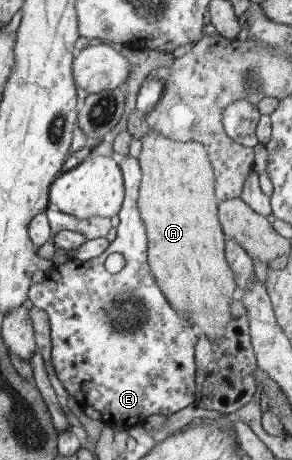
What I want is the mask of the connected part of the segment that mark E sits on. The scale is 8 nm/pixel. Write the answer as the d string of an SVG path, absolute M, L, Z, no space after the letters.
M123 155L118 164L124 180L124 201L119 209L120 225L117 236L108 246L108 252L117 252L125 258L124 269L117 274L109 273L103 266L108 252L97 258L80 263L69 259L65 264L51 269L43 282L31 285L28 298L35 308L48 314L50 324L50 362L65 390L79 406L91 406L101 414L101 420L109 427L132 427L143 424L150 416L169 417L174 412L196 403L195 347L198 331L191 320L181 316L165 298L152 275L148 263L148 246L145 228L138 211L138 190L141 180L139 161L132 155Z

